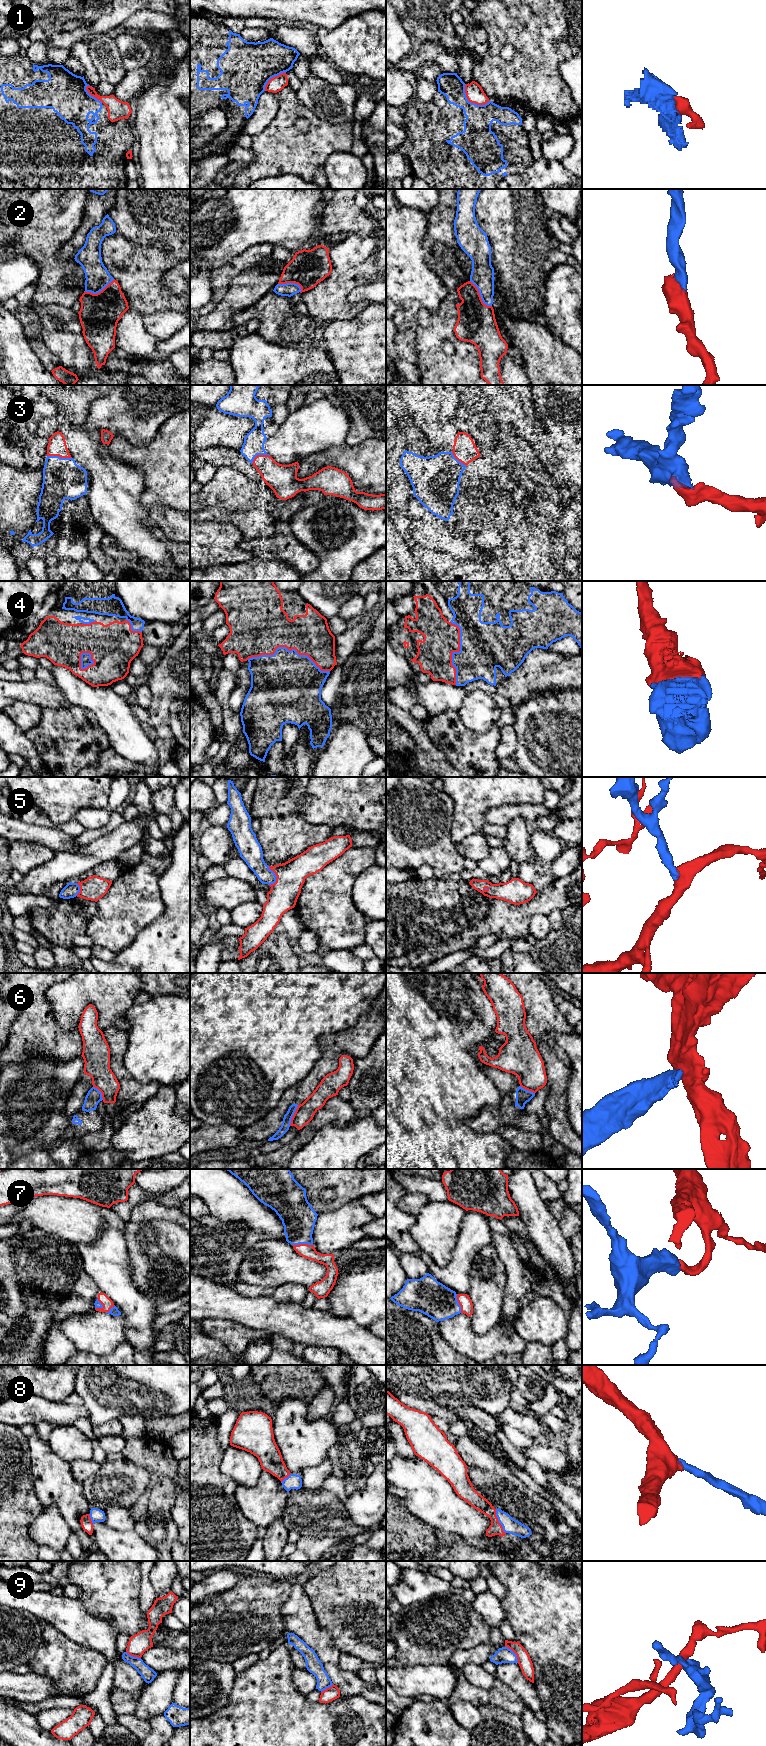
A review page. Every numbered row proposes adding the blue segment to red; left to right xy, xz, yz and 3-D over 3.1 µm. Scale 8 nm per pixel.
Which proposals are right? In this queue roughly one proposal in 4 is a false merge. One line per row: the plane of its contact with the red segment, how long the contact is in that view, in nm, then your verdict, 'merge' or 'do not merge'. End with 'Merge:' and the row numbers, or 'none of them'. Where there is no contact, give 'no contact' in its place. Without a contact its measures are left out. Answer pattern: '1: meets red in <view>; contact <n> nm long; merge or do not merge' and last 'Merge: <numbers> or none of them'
1: meets red in yz; contact 240 nm long; do not merge
2: meets red in yz; contact 280 nm long; merge
3: meets red in xy; contact 200 nm long; merge
4: meets red in xz; contact 650 nm long; merge
5: meets red in xz; contact 160 nm long; merge
6: meets red in xz; contact 180 nm long; do not merge
7: meets red in xz; contact 170 nm long; merge
8: meets red in yz; contact 220 nm long; merge
9: meets red in yz; contact 170 nm long; do not merge
Merge: 2, 3, 4, 5, 7, 8

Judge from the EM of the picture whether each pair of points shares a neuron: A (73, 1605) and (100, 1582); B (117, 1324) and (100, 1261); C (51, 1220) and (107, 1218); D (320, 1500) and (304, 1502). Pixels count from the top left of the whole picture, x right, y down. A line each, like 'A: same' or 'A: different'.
A: different
B: different
C: same
D: same

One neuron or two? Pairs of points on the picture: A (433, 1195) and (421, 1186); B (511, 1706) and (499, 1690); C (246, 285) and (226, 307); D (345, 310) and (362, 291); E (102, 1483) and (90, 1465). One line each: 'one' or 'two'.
A: one
B: one
C: one
D: two
E: two

